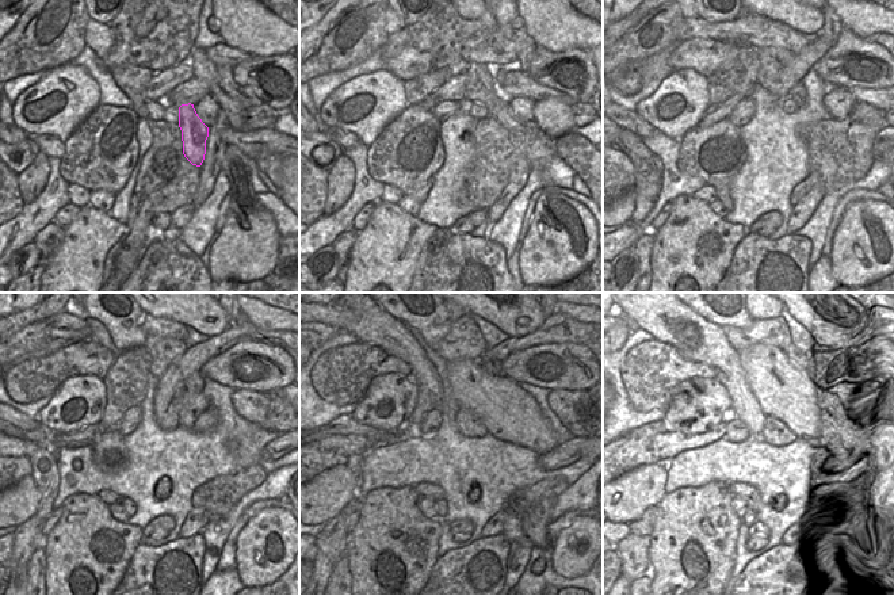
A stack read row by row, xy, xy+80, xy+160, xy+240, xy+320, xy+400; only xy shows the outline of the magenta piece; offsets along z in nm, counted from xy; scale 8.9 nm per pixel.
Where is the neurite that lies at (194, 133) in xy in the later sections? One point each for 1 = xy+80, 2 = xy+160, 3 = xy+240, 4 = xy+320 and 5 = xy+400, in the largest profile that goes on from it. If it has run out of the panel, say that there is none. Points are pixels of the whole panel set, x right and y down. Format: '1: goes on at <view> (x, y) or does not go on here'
1: goes on at xy+80 (497, 109)
2: goes on at xy+160 (798, 92)
3: goes on at xy+240 (194, 384)
4: goes on at xy+320 (493, 366)
5: goes on at xy+400 (794, 354)

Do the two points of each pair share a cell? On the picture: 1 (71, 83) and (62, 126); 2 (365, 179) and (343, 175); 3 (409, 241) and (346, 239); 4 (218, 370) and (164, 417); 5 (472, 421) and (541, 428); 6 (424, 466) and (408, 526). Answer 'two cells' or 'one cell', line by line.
1: one cell
2: two cells
3: two cells
4: two cells
5: two cells
6: two cells

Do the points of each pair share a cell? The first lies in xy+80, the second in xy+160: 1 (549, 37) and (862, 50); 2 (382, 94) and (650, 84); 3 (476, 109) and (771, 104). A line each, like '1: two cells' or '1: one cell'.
1: two cells
2: two cells
3: two cells

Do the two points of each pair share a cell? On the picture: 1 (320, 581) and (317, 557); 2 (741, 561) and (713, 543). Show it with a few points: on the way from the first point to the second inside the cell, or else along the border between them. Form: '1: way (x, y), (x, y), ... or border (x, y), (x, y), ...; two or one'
1: way (320, 576), (320, 562); one
2: border (740, 527), (736, 535), (736, 561), (726, 581); two

